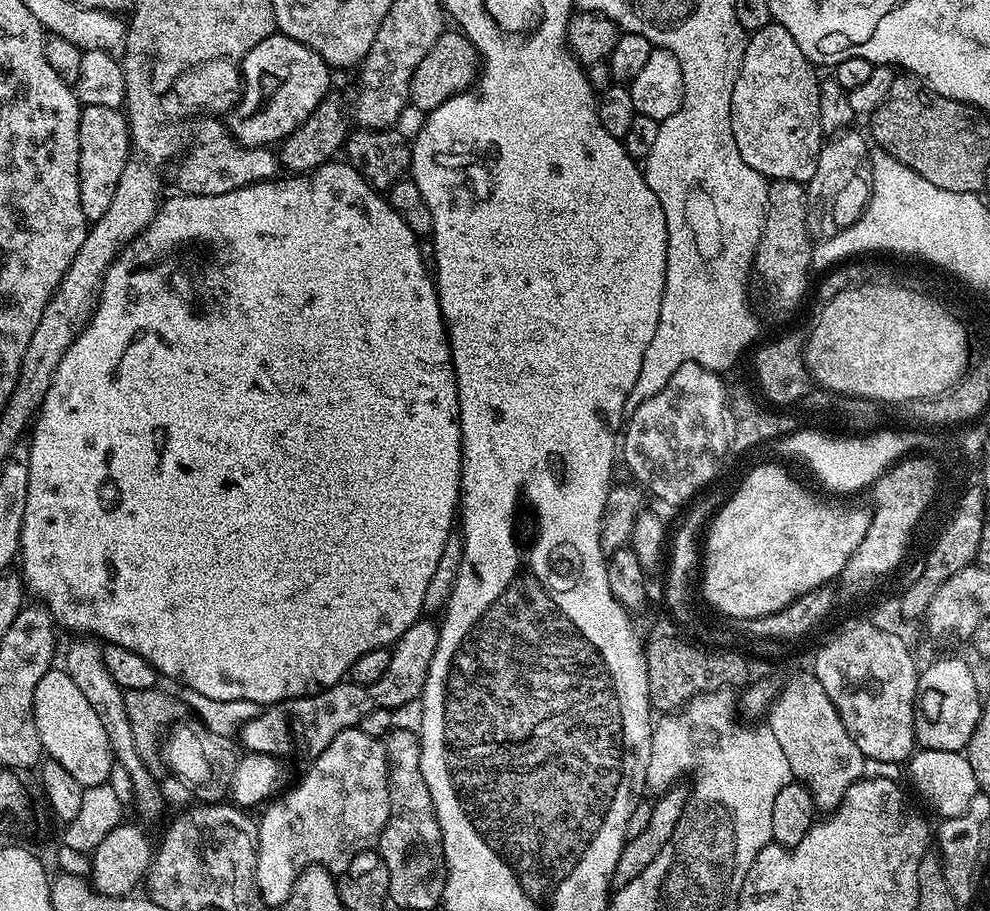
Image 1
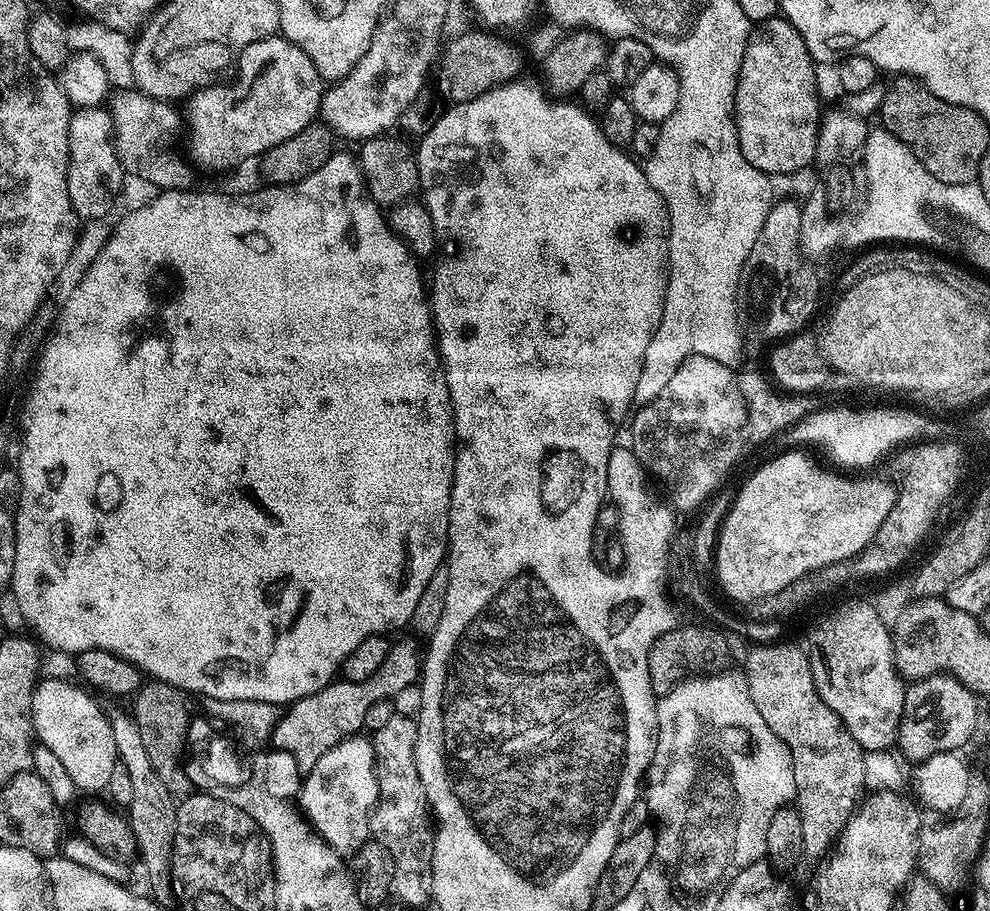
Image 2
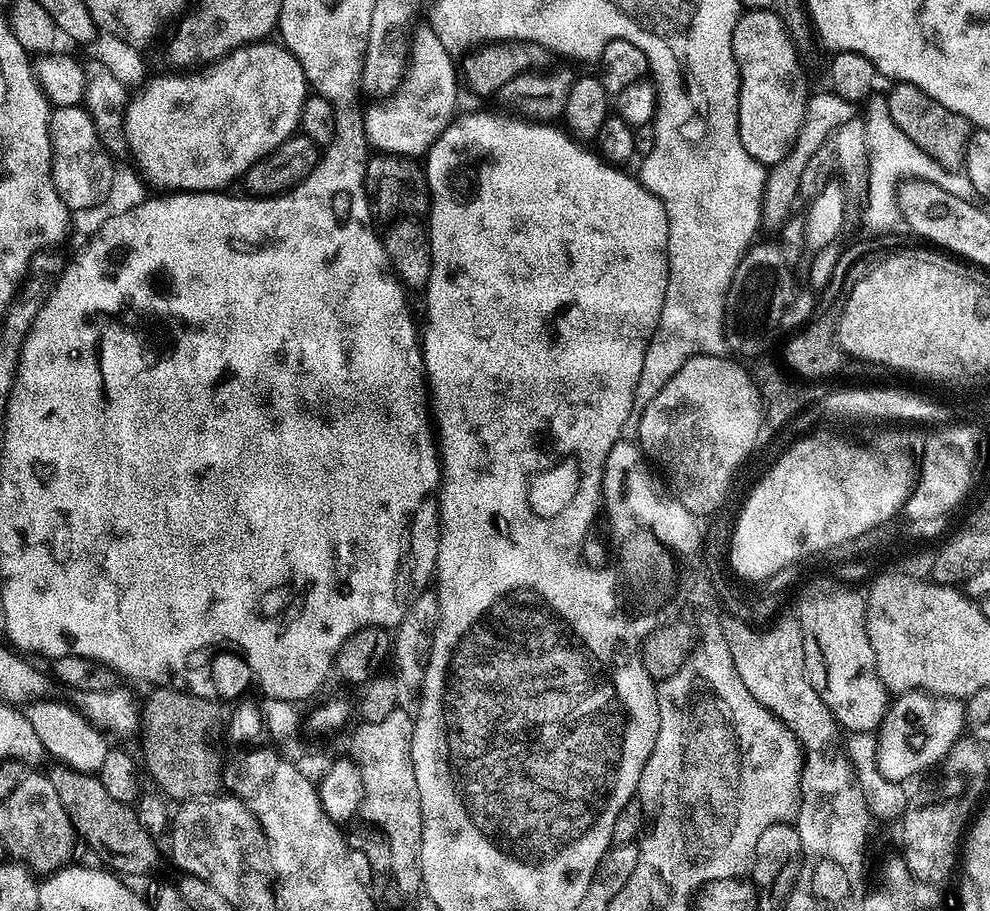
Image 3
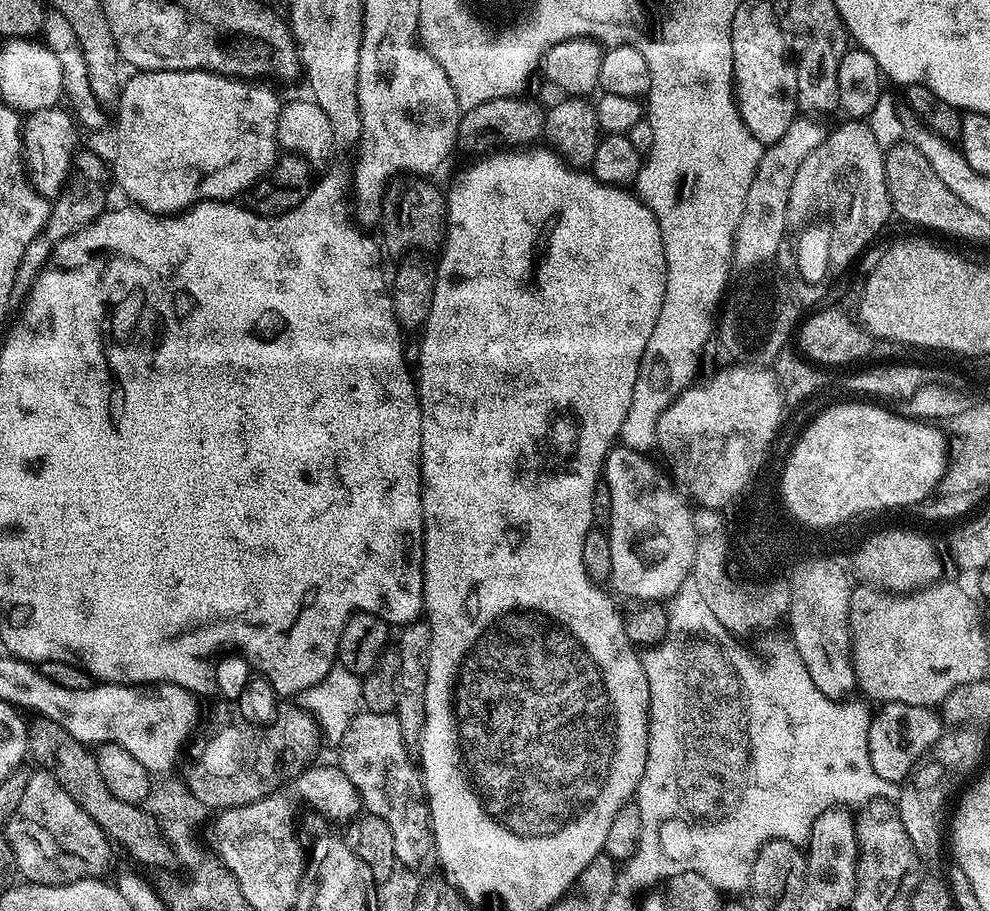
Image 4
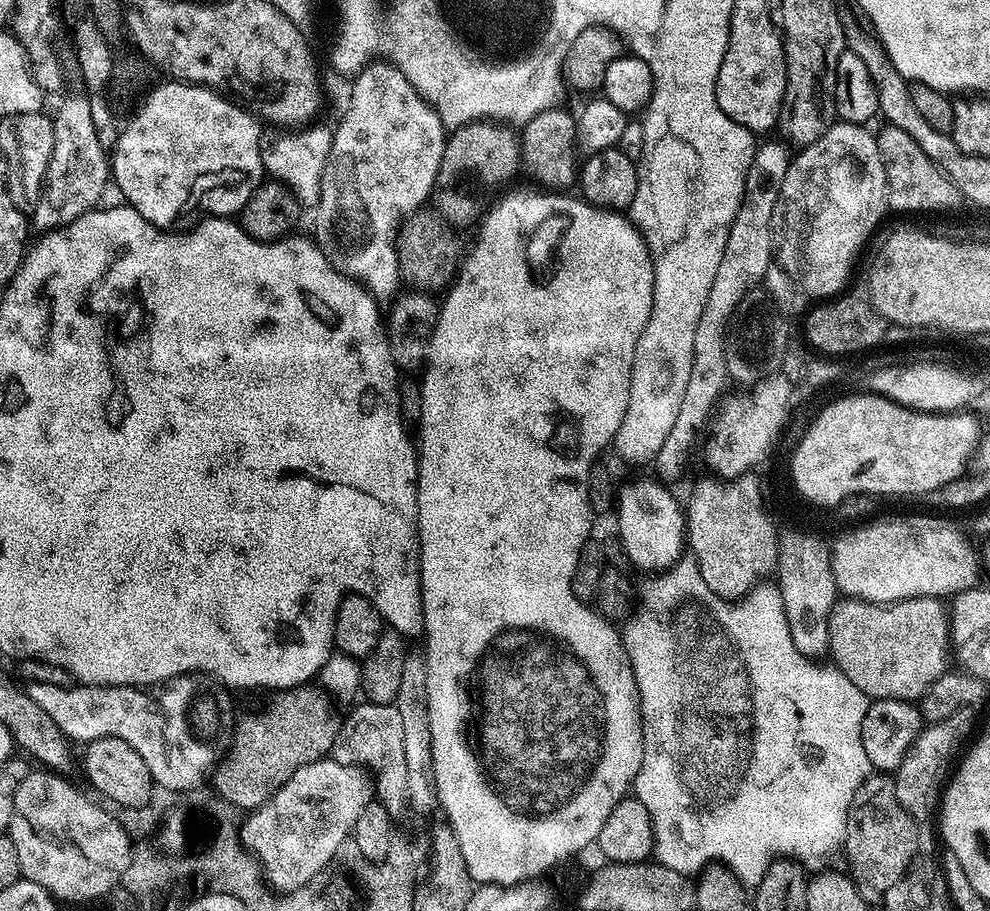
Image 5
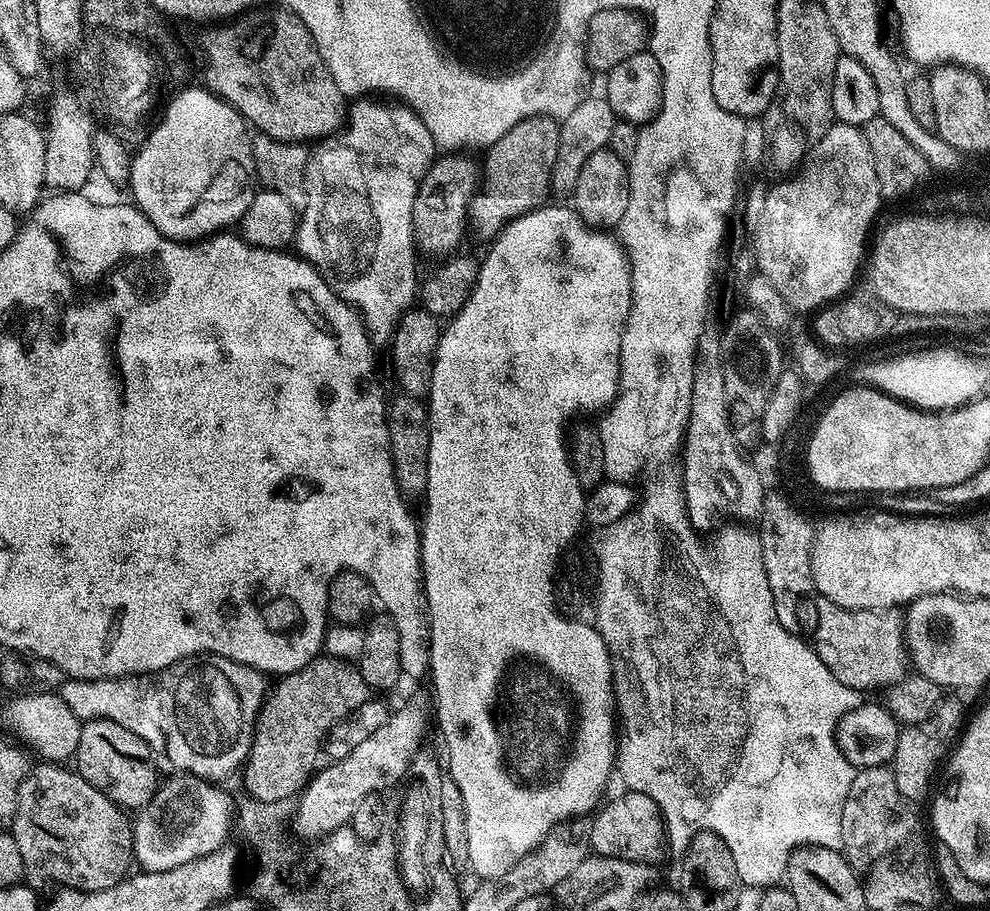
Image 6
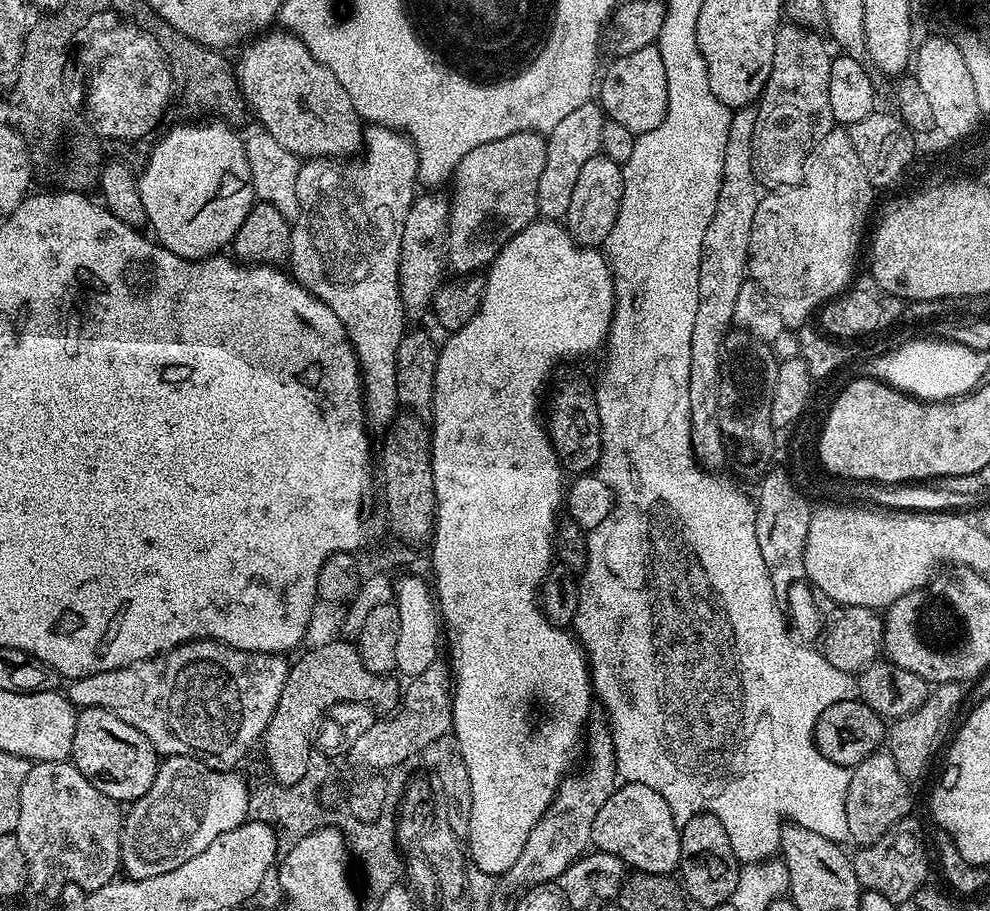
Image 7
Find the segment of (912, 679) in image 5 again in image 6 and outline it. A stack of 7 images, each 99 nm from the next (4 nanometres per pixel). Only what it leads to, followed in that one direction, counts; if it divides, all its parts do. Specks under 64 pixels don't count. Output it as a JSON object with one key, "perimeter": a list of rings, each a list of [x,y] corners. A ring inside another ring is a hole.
{"perimeter":[[[823,598],[817,601],[814,647],[842,686],[867,694],[875,688],[888,690],[909,675],[910,648],[901,621],[892,617],[895,615],[880,610],[850,610]]]}

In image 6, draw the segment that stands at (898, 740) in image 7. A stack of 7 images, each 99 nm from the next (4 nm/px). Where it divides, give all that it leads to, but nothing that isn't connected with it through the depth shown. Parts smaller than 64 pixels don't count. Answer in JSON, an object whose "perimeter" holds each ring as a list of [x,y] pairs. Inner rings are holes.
{"perimeter":[[[945,699],[937,708],[936,713],[926,718],[926,722],[905,727],[901,731],[896,756],[890,761],[890,767],[894,774],[894,782],[898,782],[898,794],[902,794],[904,800],[917,802],[916,800],[927,801],[929,799],[933,791],[932,779],[936,776],[936,767],[939,766],[940,759],[942,759],[942,764],[950,748],[948,739],[951,736],[959,737],[965,724],[966,715],[964,716],[963,706],[956,700]]]}

